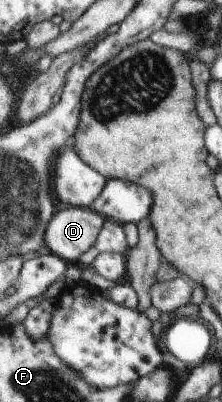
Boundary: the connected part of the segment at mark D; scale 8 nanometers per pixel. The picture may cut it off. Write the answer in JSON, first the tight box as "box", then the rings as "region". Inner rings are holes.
{"box":[47,206,107,264],"region":[[[61,206],[47,226],[50,251],[71,264],[79,264],[83,253],[95,246],[107,218],[91,207]]]}

